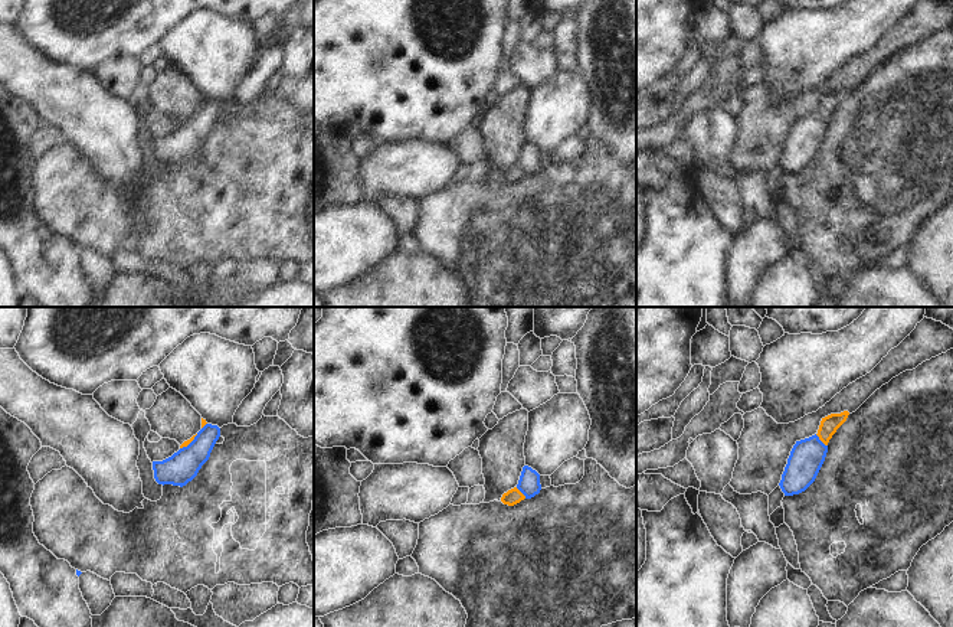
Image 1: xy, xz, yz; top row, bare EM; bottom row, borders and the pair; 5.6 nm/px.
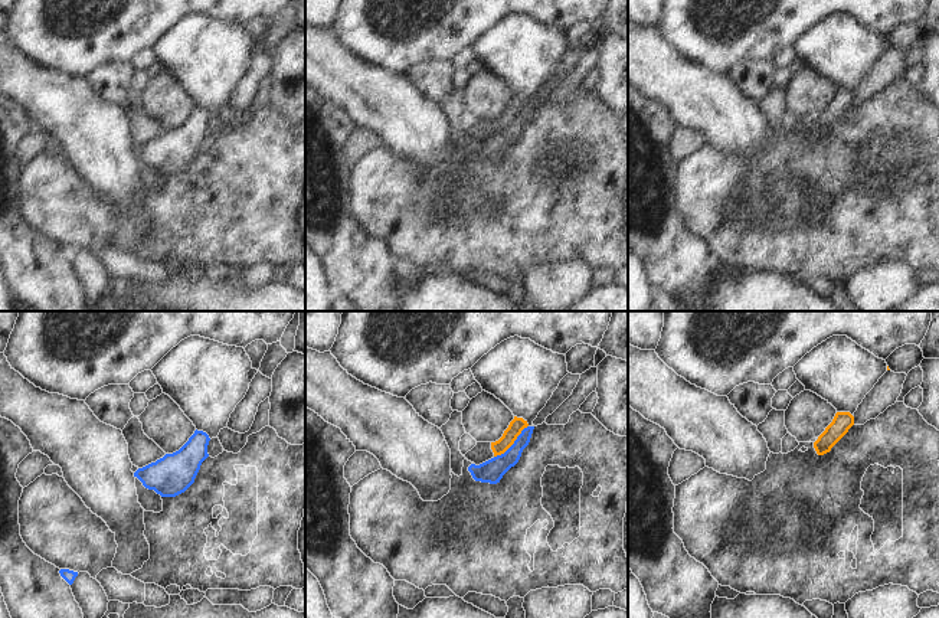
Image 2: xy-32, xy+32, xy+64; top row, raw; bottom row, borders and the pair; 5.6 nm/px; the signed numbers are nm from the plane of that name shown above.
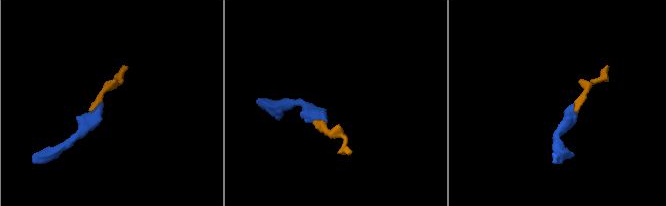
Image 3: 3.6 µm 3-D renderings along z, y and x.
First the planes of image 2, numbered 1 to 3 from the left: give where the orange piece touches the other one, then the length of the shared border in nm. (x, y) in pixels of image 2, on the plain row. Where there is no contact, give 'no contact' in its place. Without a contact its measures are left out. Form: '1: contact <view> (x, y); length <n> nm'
1: no contact
2: contact xy+32 (513, 121); length 260 nm
3: no contact

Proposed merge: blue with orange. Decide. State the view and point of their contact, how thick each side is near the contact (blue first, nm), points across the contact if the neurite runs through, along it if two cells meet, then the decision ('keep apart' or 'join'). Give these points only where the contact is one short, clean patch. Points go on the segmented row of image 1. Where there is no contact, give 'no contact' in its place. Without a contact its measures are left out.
yz (819, 440) | 190/100 nm | along yz (815, 434), (827, 446) | keep apart

